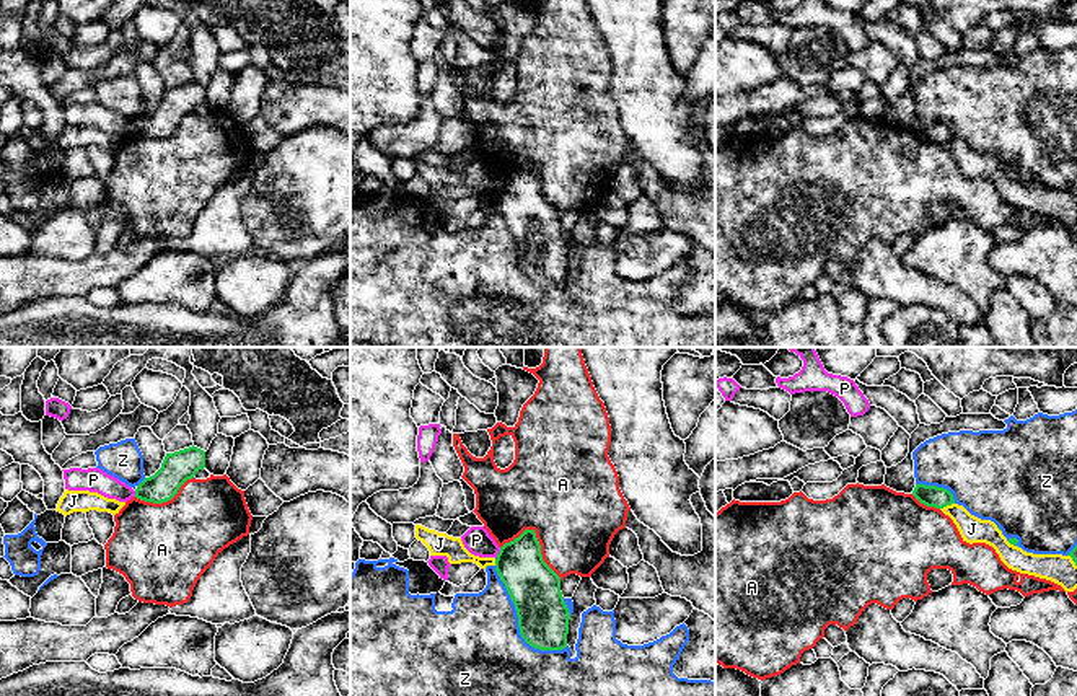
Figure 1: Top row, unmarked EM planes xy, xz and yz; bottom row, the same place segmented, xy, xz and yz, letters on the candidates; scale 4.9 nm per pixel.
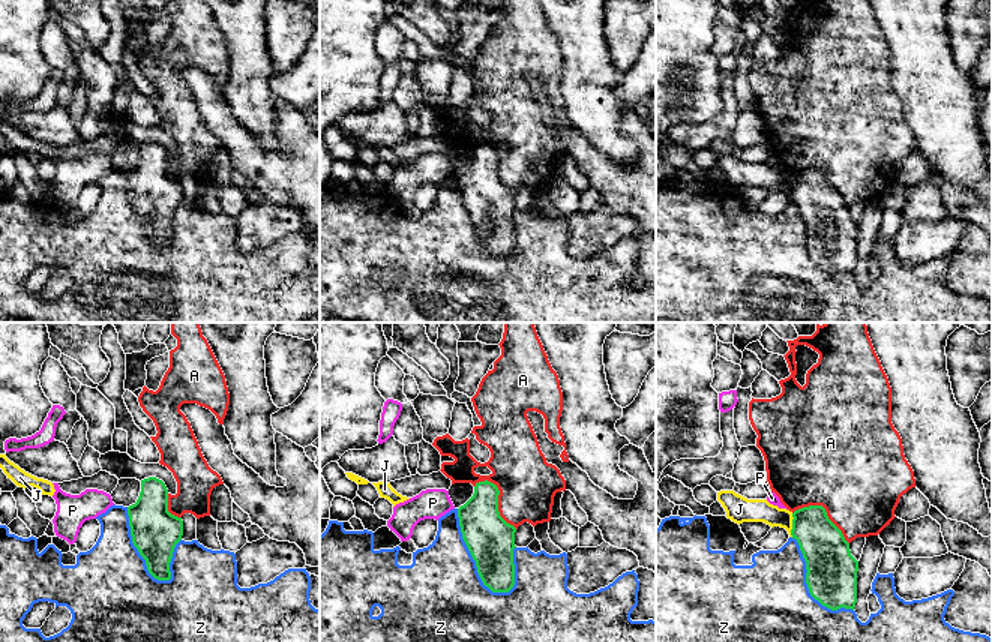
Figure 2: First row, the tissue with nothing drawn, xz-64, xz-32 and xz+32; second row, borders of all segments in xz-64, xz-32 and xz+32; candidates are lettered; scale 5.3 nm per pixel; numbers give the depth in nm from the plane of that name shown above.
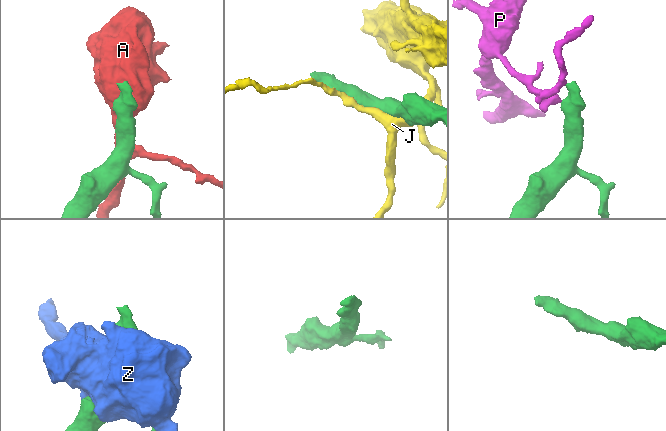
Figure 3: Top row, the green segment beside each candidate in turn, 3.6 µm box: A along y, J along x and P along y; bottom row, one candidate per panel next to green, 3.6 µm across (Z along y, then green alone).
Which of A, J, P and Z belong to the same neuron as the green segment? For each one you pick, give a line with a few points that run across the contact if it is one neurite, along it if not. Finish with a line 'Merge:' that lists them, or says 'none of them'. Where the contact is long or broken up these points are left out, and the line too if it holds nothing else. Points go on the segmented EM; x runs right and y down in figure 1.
Merge: none of them

